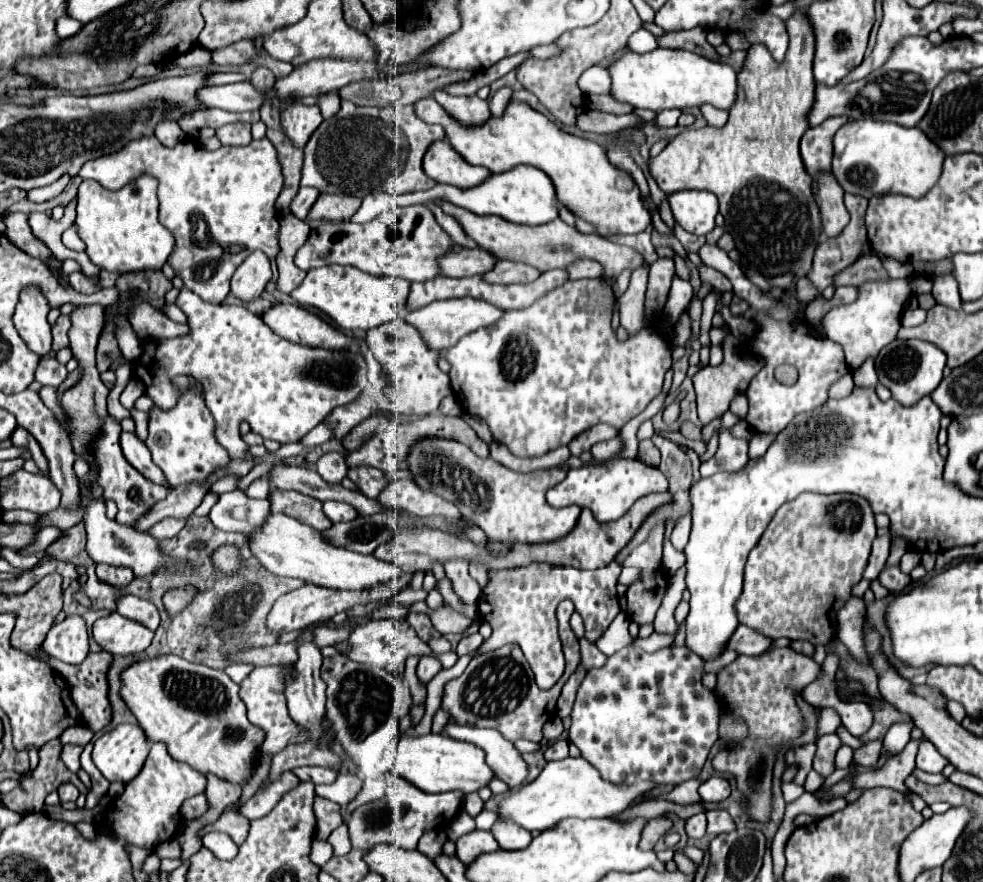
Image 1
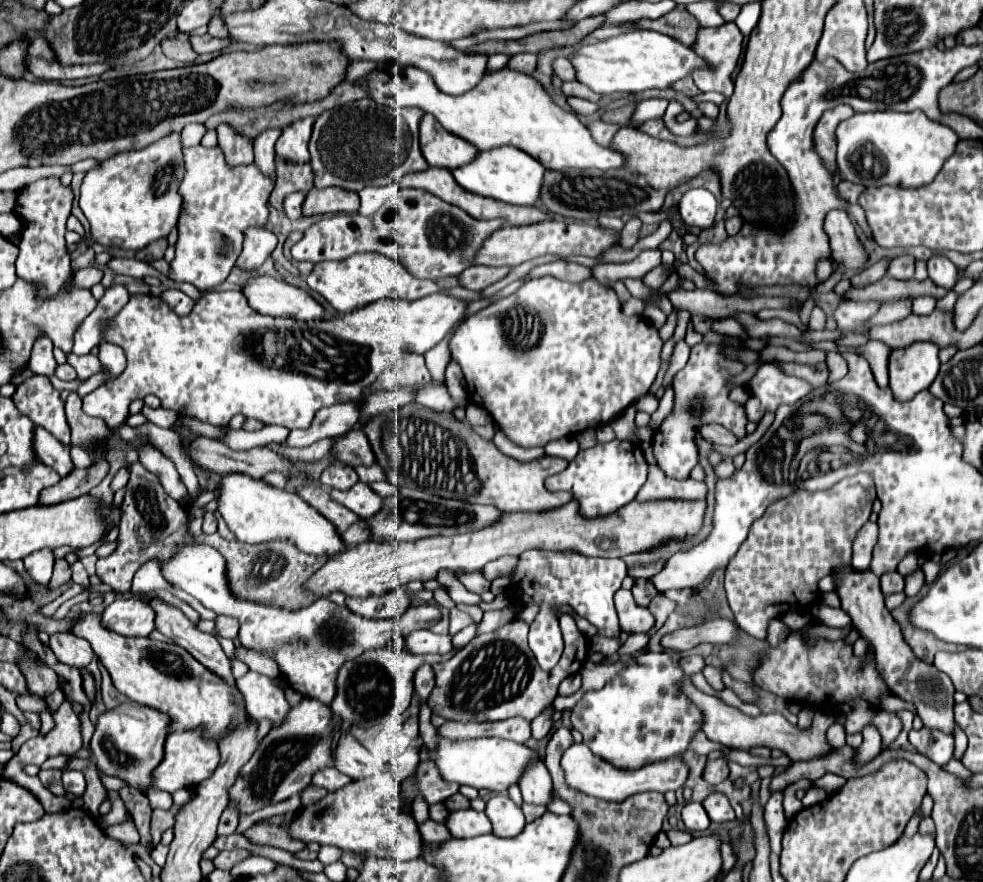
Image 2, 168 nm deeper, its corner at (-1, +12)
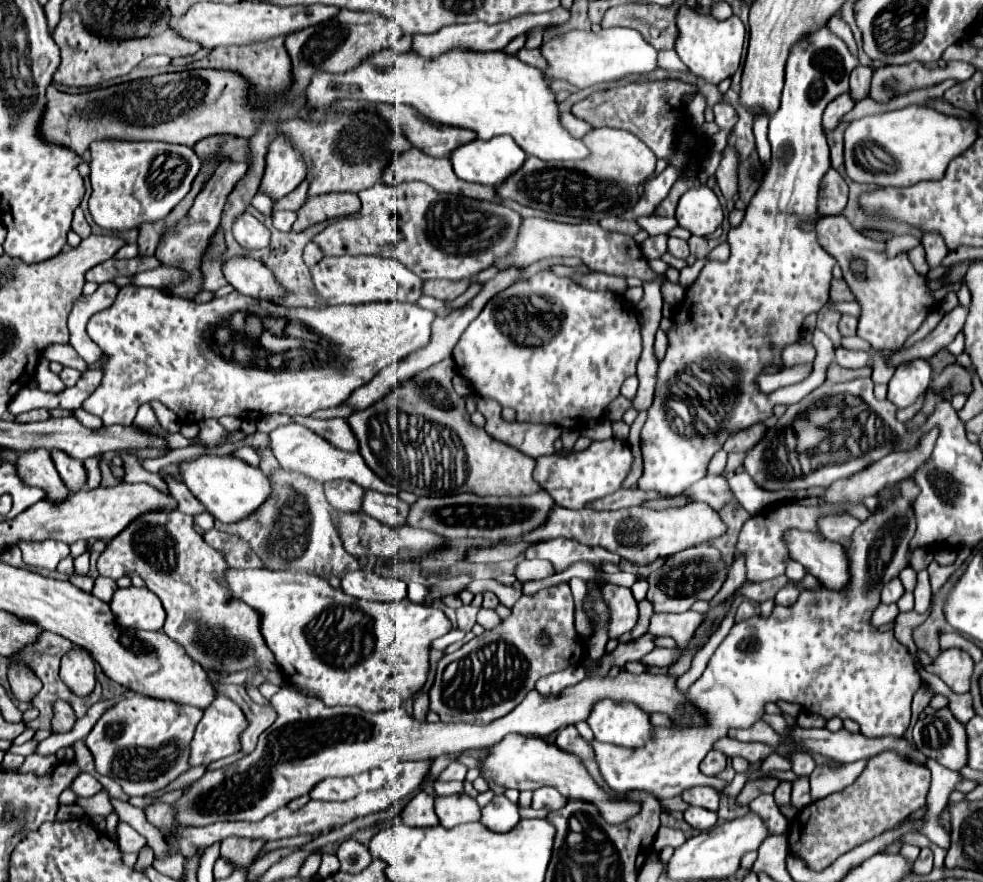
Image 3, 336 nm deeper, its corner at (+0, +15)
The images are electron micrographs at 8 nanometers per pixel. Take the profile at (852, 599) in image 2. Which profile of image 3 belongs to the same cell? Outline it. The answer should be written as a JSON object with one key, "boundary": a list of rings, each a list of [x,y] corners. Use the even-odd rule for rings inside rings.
{"boundary":[[[791,529],[791,533],[787,533],[787,545],[791,549],[791,559],[799,561],[811,575],[823,581],[825,587],[843,589],[849,583],[849,561],[841,545],[827,541],[821,533],[803,533],[799,529]]]}

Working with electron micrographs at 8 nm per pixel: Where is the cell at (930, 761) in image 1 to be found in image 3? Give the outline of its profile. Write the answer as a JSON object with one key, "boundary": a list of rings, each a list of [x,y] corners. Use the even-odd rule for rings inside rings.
{"boundary":[[[949,707],[919,719],[913,727],[915,747],[939,765],[959,771],[967,765],[967,733]]]}

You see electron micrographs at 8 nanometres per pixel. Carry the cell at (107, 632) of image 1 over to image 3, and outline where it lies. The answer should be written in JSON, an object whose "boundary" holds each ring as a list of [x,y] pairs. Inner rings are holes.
{"boundary":[[[147,587],[117,589],[111,599],[111,611],[121,627],[159,631],[165,621],[165,609]]]}

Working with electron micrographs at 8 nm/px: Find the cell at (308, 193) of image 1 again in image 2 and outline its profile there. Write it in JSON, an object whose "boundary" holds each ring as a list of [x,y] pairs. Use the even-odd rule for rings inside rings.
{"boundary":[[[292,192],[286,196],[284,200],[284,212],[290,216],[290,218],[298,218],[302,216],[302,202],[304,202],[304,192]]]}

